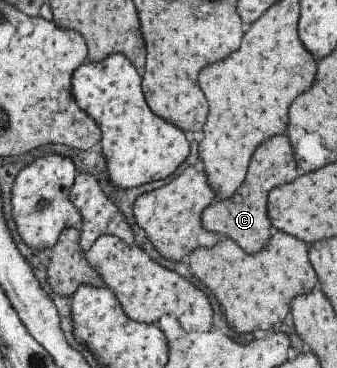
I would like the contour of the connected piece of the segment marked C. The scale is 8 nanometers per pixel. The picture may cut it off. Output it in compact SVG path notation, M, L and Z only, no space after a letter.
M282 134L282 136L274 136L272 140L266 140L252 154L248 174L240 184L240 188L234 192L234 196L228 200L222 200L222 202L209 204L201 212L202 228L234 240L248 254L258 252L260 248L264 248L264 244L272 236L272 232L276 232L266 218L266 194L270 188L292 182L294 178L296 178L296 168L294 168L294 158L292 158L288 138Z

